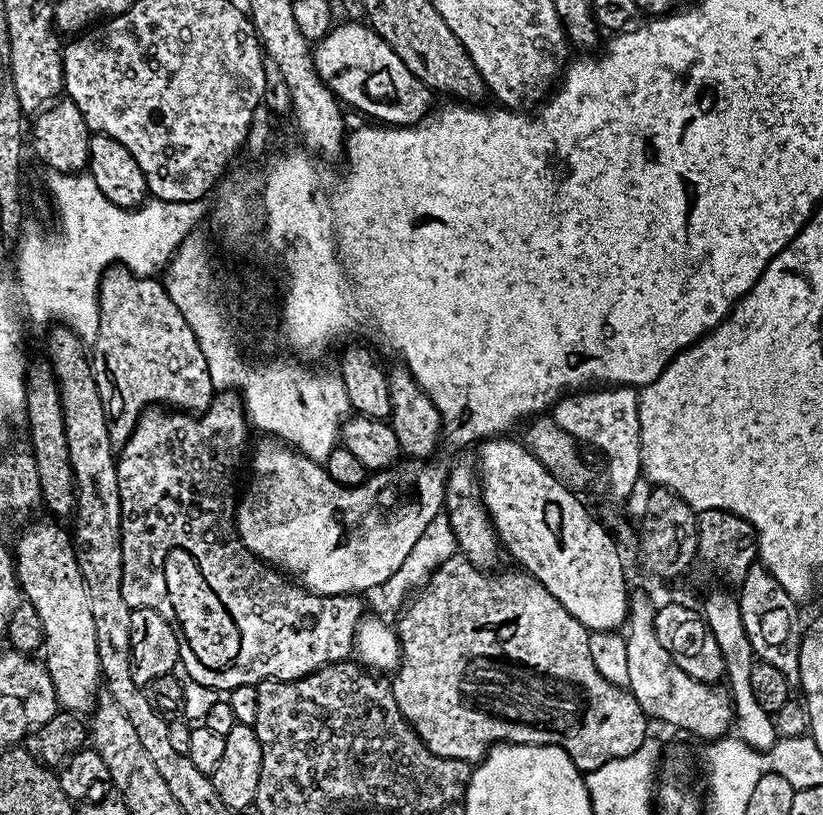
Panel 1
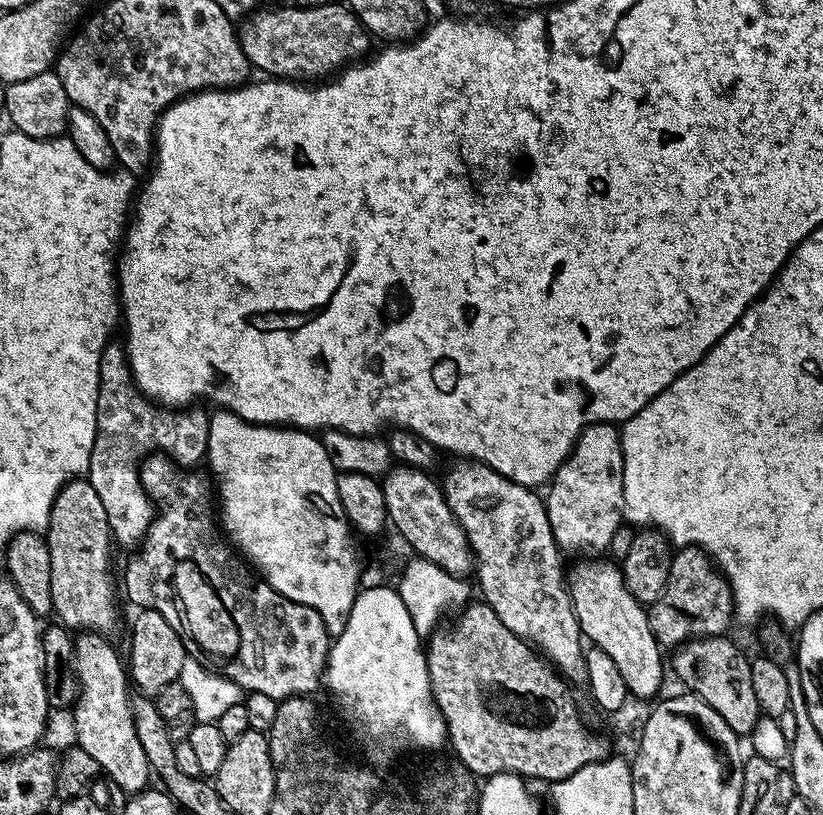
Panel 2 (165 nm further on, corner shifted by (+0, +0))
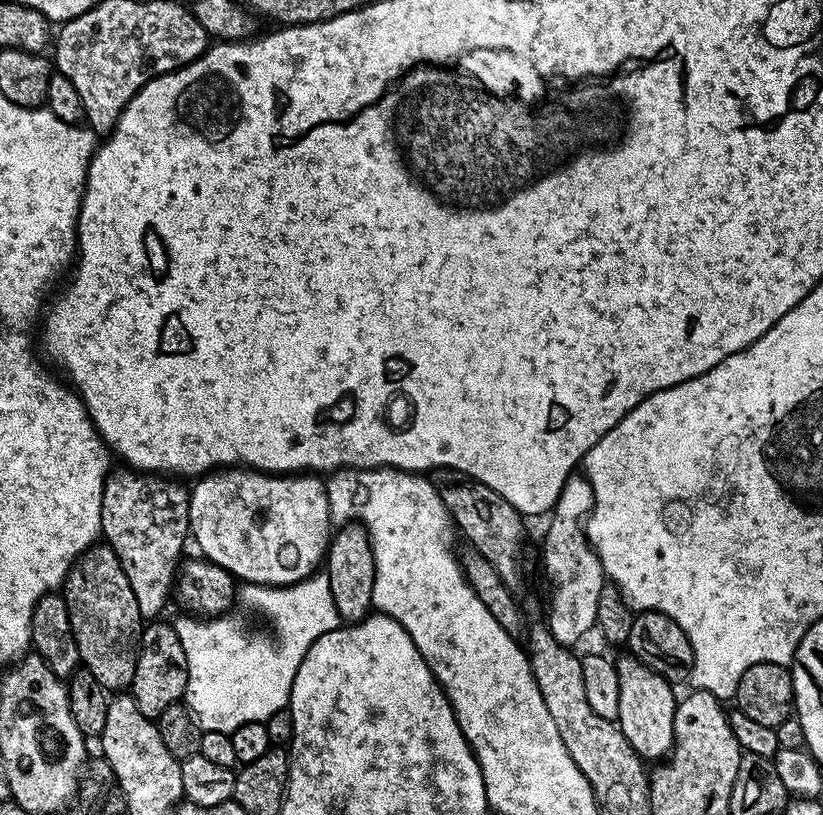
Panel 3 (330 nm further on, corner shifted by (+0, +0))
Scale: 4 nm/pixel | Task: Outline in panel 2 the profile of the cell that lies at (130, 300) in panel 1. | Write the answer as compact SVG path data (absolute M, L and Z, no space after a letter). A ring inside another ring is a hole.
M111 344L100 354L96 437L94 450L90 450L86 479L103 503L115 543L135 549L143 541L154 519L154 501L140 481L140 461L149 454L160 453L172 457L185 470L195 469L196 463L199 460L201 463L208 454L209 413L203 412L200 406L187 410L165 410L149 400L132 379L125 349Z

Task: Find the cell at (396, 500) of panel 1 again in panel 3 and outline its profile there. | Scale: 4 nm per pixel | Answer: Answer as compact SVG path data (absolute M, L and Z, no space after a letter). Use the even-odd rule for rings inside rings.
M229 466L209 472L191 485L188 494L188 531L200 547L199 555L226 569L244 584L281 588L297 584L321 567L330 543L328 489L316 474L269 474Z

